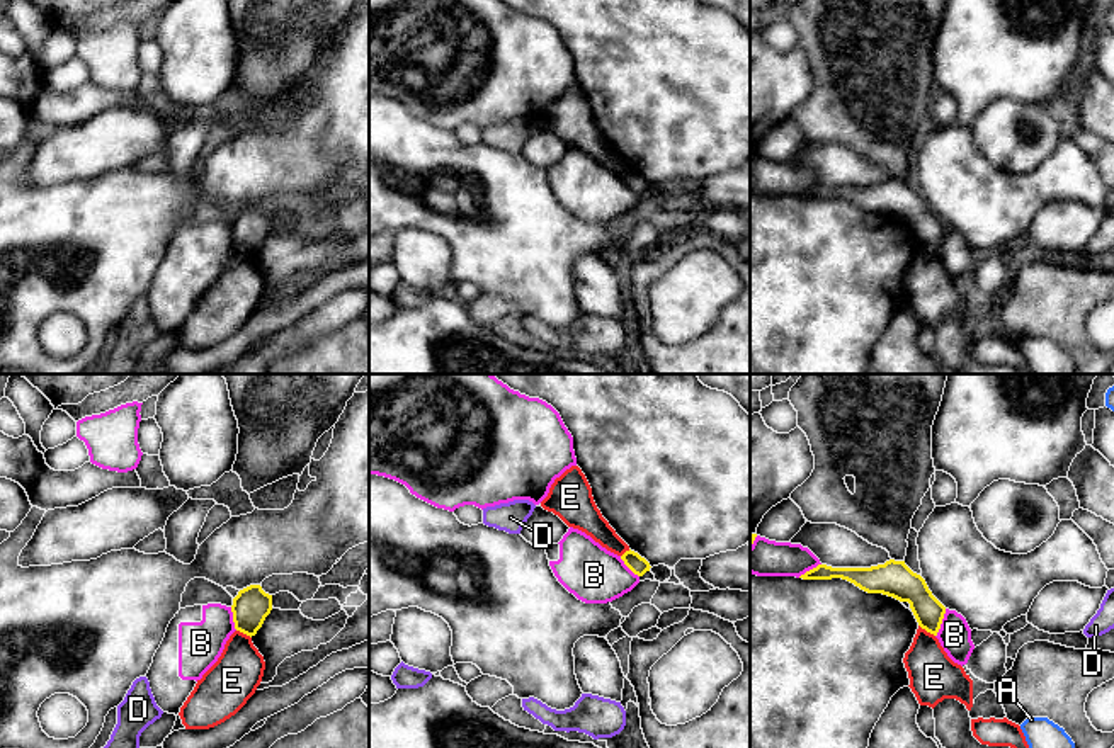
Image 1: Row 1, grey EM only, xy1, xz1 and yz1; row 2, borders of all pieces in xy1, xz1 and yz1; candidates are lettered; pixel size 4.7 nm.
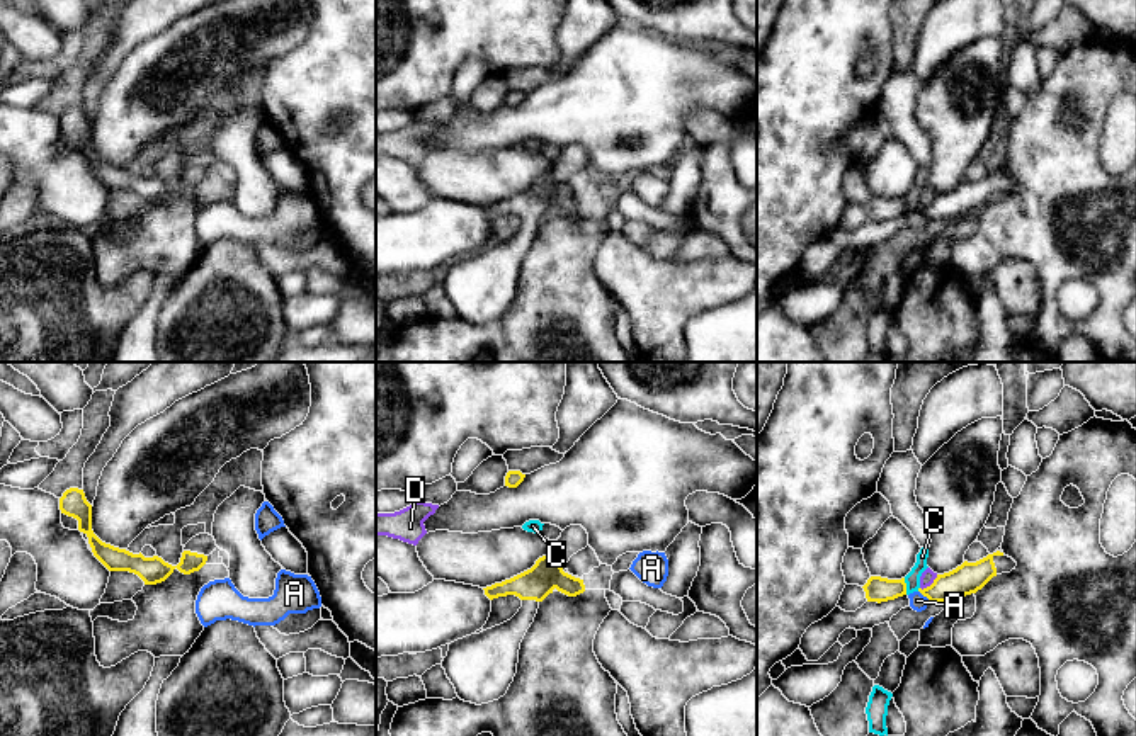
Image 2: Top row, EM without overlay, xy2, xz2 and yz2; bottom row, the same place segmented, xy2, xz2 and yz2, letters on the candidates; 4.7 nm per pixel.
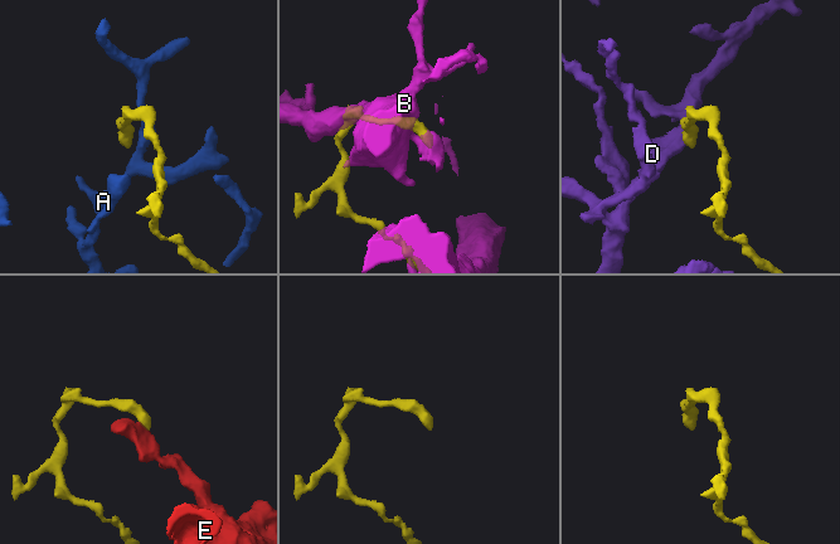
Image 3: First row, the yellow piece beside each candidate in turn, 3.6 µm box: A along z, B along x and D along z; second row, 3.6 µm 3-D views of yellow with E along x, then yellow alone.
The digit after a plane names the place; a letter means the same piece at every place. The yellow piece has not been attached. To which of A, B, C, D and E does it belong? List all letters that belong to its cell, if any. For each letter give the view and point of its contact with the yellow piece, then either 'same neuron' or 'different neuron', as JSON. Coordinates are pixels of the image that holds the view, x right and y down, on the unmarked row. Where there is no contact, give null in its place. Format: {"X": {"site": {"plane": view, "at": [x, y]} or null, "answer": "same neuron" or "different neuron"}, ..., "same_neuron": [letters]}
{"A": {"site": {"plane": "yz2", "at": [925, 215]}, "answer": "different neuron"}, "B": {"site": {"plane": "yz1", "at": [941, 242]}, "answer": "different neuron"}, "C": {"site": {"plane": "yz2", "at": [905, 206]}, "answer": "different neuron"}, "D": {"site": {"plane": "yz2", "at": [931, 204]}, "answer": "different neuron"}, "E": {"site": {"plane": "yz1", "at": [927, 250]}, "answer": "different neuron"}, "same_neuron": []}

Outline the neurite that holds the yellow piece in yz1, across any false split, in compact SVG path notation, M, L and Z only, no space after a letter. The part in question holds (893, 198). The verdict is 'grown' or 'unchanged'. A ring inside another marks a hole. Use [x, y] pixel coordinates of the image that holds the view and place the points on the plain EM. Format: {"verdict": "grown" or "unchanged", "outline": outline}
{"verdict": "unchanged", "outline": "M889 178L871 187L832 187L818 184L806 190L803 199L842 197L867 212L883 212L900 221L908 221L922 248L937 255L946 226L932 214L925 199L913 192L905 180Z"}

